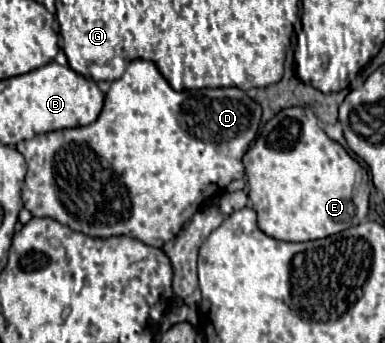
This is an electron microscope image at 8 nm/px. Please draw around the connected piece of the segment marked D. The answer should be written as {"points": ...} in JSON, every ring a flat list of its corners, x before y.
{"points":[[136,60,130,62,130,66,126,68,124,76,120,80,114,80,108,94,106,94,106,102,102,108,102,114,98,116,98,120,90,126,80,126,80,128,68,128,68,130,56,130,56,132,48,132,48,134,38,134,32,140,24,140,18,142,16,148,18,152,26,158,28,164,28,174,26,174,26,182,22,188,22,202,24,208,32,212,32,216,40,216,40,218,52,218,60,224,70,226,72,230,78,230,82,234,94,236,94,238,110,238,110,236,128,236,134,240,140,240,148,246,156,246,162,248,168,240,172,240,180,228,194,216,194,212,198,212,198,208,204,204,204,200,208,196,218,194,218,190,226,190,226,186,232,180,244,178,244,164,242,164,242,156,246,154,246,150,250,148,252,140,256,138,258,132,258,124,260,124,260,116,262,116,262,108,256,100,252,100,244,90,240,88,202,88,202,106,200,106,200,90,184,90,184,92,176,92,166,78,160,74,160,70,156,68,154,62,148,60]]}

